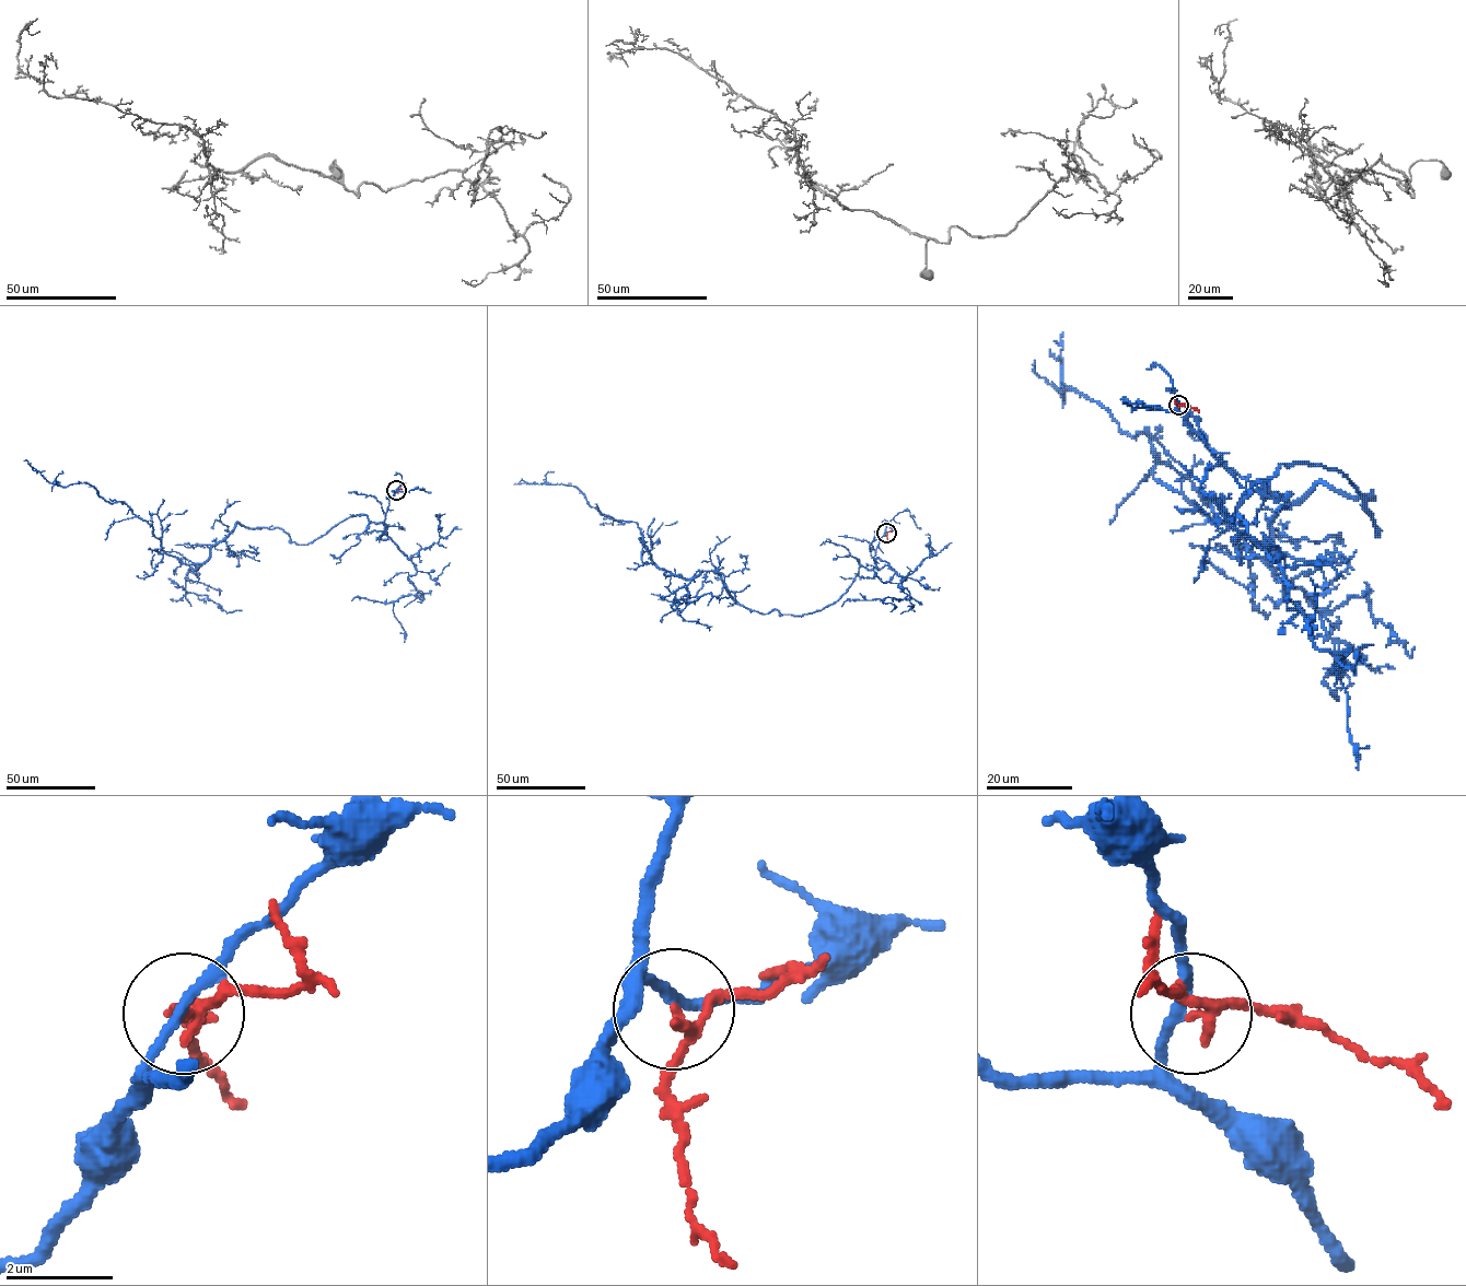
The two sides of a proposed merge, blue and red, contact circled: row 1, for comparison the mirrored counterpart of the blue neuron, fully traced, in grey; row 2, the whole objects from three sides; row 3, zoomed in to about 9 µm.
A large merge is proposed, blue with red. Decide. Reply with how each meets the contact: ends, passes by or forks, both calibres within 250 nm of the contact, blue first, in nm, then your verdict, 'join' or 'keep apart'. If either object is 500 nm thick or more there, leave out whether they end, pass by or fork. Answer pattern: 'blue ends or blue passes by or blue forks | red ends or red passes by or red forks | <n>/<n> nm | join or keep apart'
blue passes by | red passes by | 190/170 nm | keep apart

